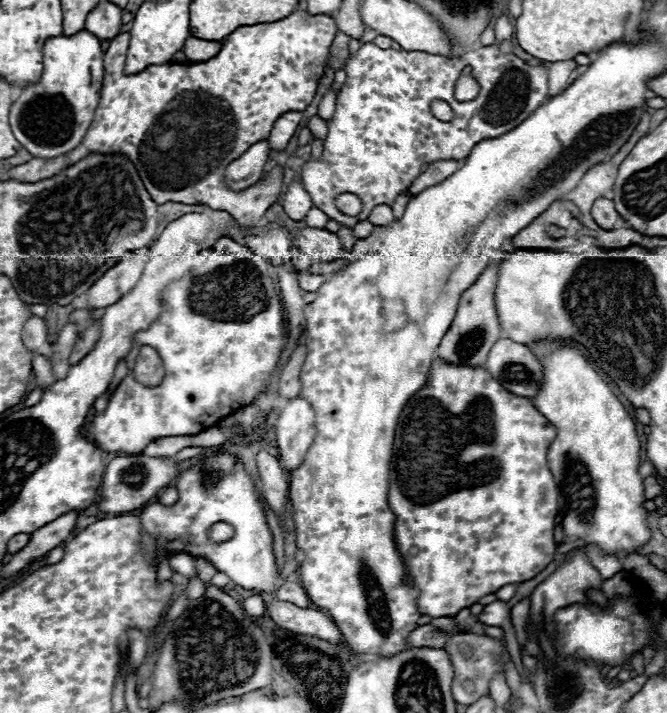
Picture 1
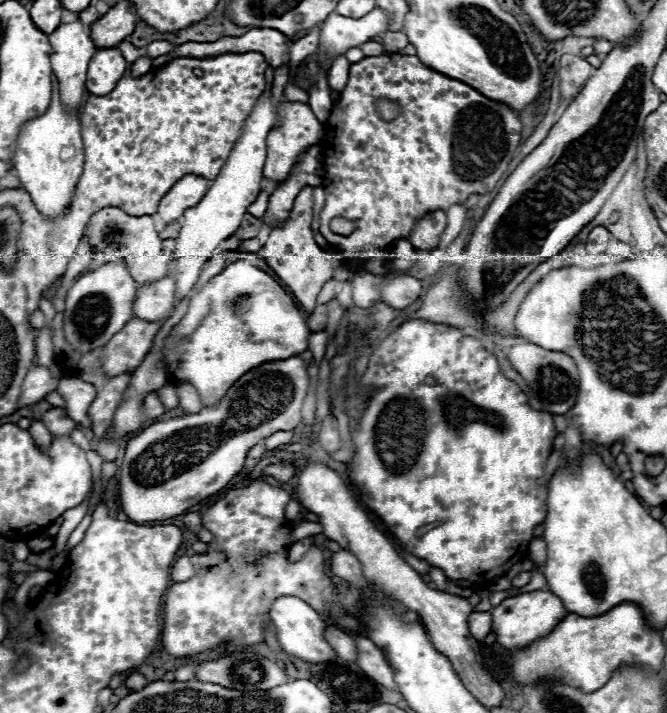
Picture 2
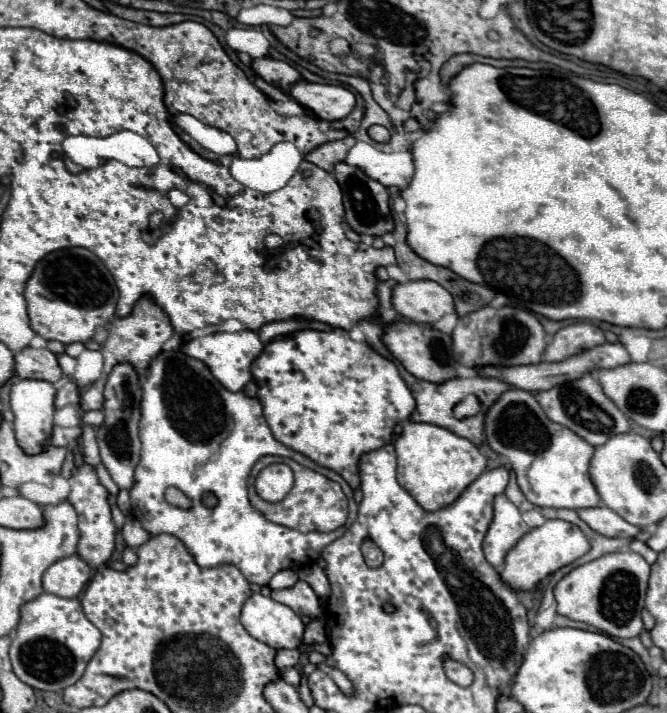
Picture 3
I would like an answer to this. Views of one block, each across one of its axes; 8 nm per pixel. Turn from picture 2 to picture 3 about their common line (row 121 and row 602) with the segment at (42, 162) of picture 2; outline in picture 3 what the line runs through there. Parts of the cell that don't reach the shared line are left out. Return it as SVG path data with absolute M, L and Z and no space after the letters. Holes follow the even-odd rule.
M44 592L22 608L22 620L10 644L10 660L16 676L30 688L62 692L80 680L98 646L100 630L84 616L80 602Z

